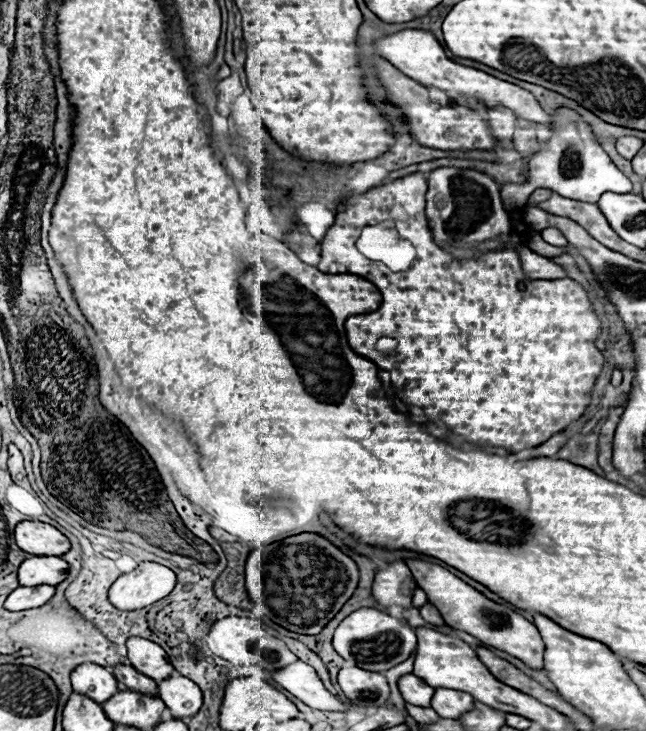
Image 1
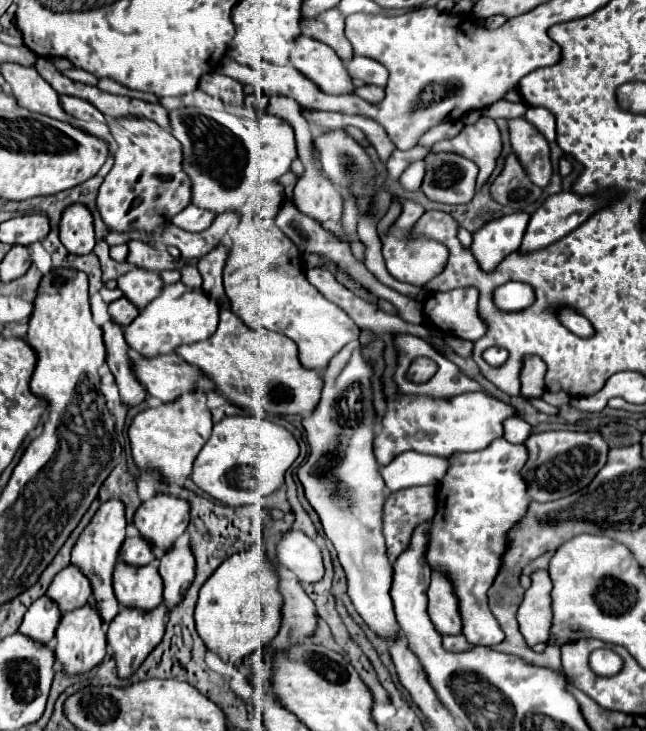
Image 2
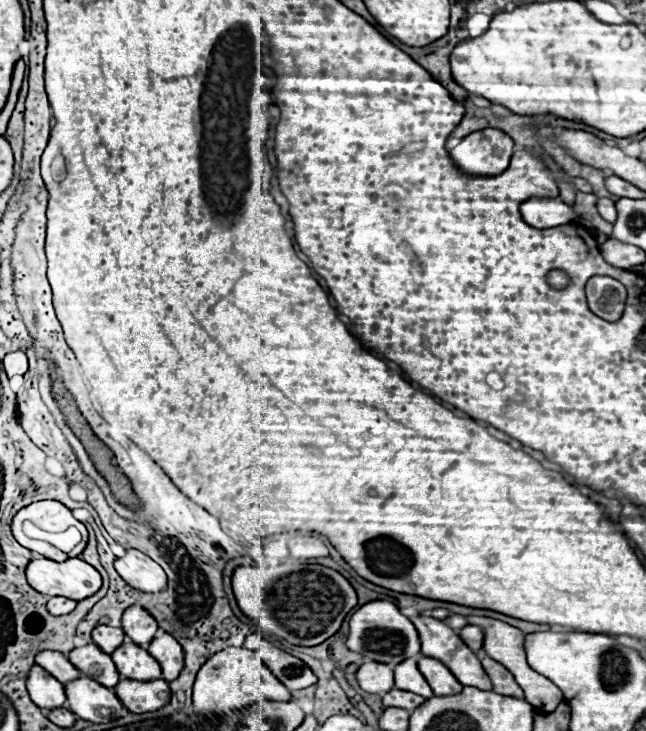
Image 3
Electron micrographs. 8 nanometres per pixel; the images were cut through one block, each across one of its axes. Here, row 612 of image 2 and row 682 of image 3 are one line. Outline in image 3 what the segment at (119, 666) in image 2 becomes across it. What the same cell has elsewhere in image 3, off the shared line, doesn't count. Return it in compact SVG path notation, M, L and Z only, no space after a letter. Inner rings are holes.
M122 678L114 686L114 690L116 690L116 696L122 700L122 704L134 714L154 712L154 710L166 706L170 700L168 682L160 680L160 678L150 680L150 682Z

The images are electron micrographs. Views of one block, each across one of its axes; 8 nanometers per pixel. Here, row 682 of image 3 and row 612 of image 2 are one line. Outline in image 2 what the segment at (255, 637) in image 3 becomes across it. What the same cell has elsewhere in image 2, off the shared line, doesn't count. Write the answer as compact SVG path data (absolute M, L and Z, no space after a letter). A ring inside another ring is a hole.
M280 580L280 594L284 598L282 628L268 650L286 650L302 638L308 638L316 628L316 608L294 580Z

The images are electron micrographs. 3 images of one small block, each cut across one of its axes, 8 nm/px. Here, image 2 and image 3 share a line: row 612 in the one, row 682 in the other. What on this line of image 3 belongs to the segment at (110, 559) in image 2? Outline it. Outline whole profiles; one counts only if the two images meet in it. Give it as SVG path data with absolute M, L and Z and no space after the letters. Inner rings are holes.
M86 644L86 646L80 646L80 648L74 648L68 652L68 658L70 662L80 668L88 678L100 682L102 686L116 686L120 676L118 676L118 670L110 658L110 654L102 652L96 644Z

